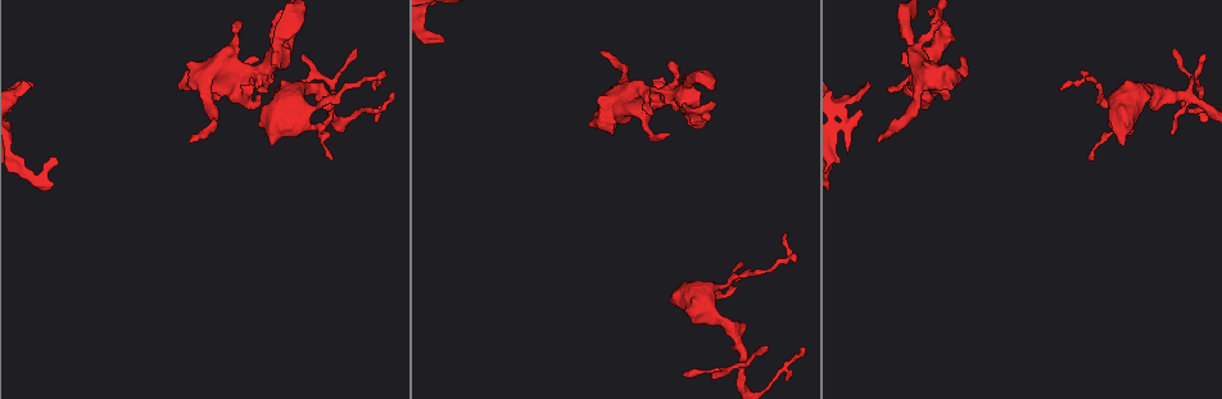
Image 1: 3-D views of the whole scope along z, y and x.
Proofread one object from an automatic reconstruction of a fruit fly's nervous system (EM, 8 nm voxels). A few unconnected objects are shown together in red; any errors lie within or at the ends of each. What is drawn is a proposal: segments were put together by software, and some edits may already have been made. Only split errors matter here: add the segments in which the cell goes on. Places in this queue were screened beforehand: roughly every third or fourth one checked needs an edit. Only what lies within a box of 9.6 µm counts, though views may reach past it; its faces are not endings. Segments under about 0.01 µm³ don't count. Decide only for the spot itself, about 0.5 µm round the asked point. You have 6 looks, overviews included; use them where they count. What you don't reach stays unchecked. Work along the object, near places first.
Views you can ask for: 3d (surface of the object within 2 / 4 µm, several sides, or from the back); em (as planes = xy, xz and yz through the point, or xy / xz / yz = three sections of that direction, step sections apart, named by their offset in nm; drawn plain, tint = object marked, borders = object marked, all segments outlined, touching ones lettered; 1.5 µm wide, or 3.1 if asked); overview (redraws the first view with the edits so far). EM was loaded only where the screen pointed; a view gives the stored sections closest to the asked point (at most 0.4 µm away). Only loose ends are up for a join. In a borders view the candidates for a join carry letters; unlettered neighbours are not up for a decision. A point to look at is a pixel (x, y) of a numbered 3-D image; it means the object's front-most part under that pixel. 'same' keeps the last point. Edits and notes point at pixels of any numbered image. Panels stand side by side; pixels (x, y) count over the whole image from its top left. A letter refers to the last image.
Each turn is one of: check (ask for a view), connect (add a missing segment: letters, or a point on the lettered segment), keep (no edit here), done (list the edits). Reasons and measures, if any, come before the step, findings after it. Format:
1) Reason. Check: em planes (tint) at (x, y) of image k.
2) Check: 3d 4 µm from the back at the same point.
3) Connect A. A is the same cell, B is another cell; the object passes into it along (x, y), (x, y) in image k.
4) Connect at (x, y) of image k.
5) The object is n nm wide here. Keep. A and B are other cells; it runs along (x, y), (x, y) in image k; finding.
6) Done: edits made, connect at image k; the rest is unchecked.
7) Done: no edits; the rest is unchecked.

An open end. Check: em planes (borders) at (611, 134) of image 1.

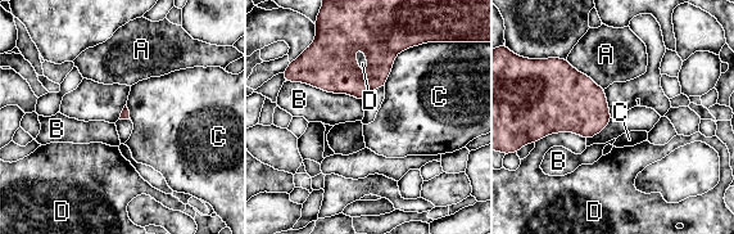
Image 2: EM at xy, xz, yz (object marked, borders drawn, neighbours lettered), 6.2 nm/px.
Keep. A, B, C and D are other cells; a border runs along (425, 43), (395, 57), (384, 86) in image 2; none of them fits.

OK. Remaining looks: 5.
Branch stops here. Check: 3d 4 µm at (653, 114) of image 1.

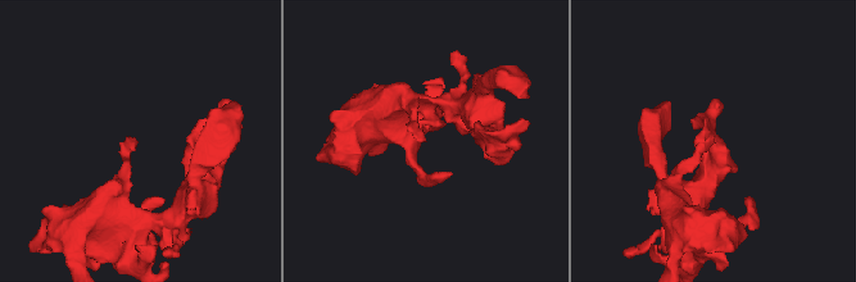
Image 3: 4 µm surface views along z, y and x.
Check: em xz step 4 (borders) at (133, 137) of image 3.

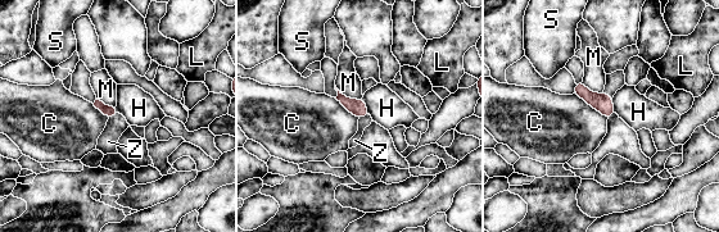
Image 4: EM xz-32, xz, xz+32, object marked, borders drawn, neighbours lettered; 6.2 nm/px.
Connect Z. Z is the same cell, C, H, L, M and S are other cells; the object passes into it along (357, 108), (363, 117), (365, 122) in image 4; the cell continues.

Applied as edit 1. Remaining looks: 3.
Branch stops here. Check: em xz step 8 (borders) at (443, 42) of image 1.

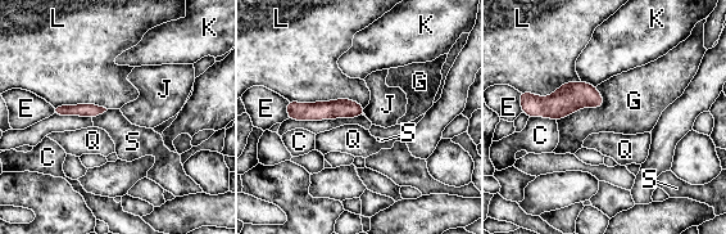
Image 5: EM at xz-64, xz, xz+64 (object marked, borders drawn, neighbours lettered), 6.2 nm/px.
The object is 90 nm wide here. Keep. C, E, G, J, K, L, Q and S are other cells; a border runs along (108, 109), (92, 118) in image 5; none of them fits.

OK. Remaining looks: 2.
Done: edits made, connect at image 4; the rest is unchecked.

